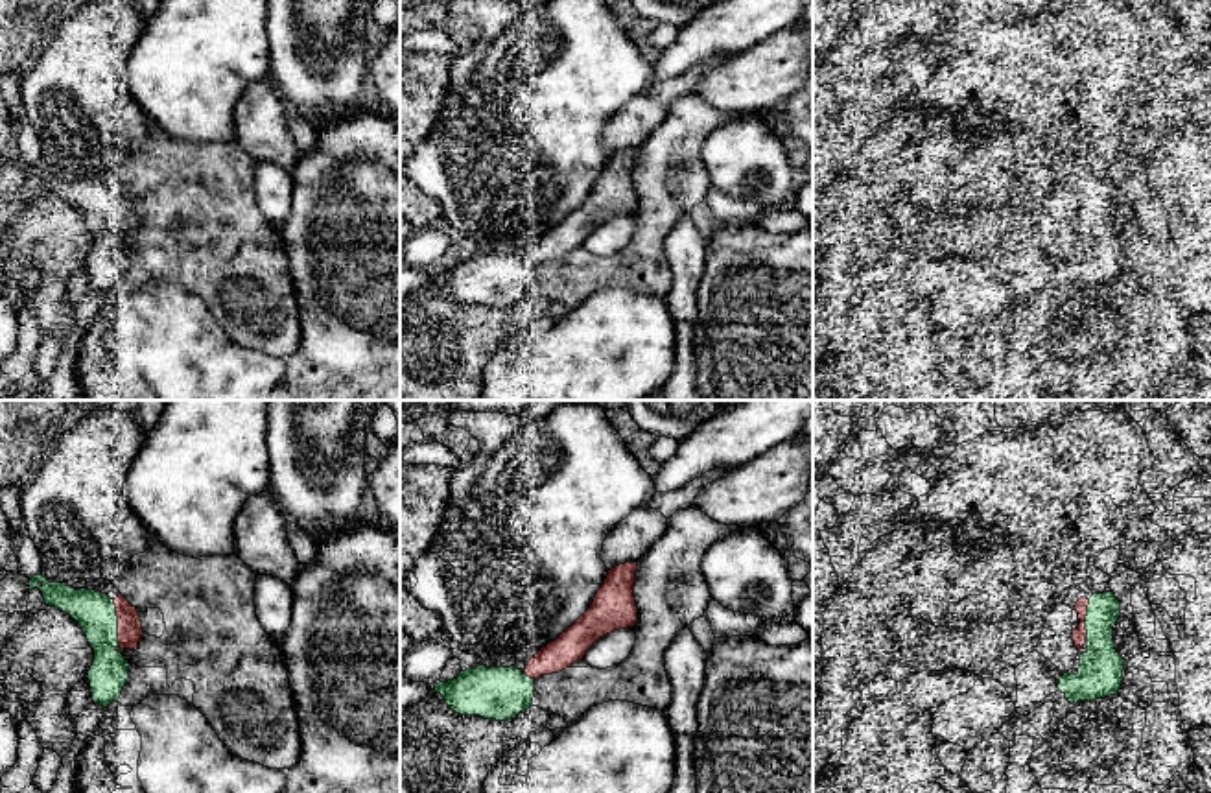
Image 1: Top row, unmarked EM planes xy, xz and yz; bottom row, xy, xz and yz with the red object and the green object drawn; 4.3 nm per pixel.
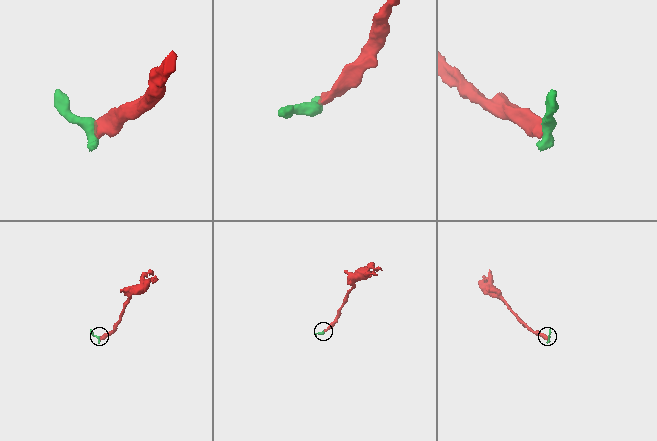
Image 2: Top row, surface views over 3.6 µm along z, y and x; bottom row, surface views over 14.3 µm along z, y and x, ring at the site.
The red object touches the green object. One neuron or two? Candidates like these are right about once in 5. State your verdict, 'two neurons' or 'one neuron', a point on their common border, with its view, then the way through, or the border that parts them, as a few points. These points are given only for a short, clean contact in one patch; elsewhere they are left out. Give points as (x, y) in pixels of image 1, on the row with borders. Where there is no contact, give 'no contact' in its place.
one neuron; contact xy (118, 624)

